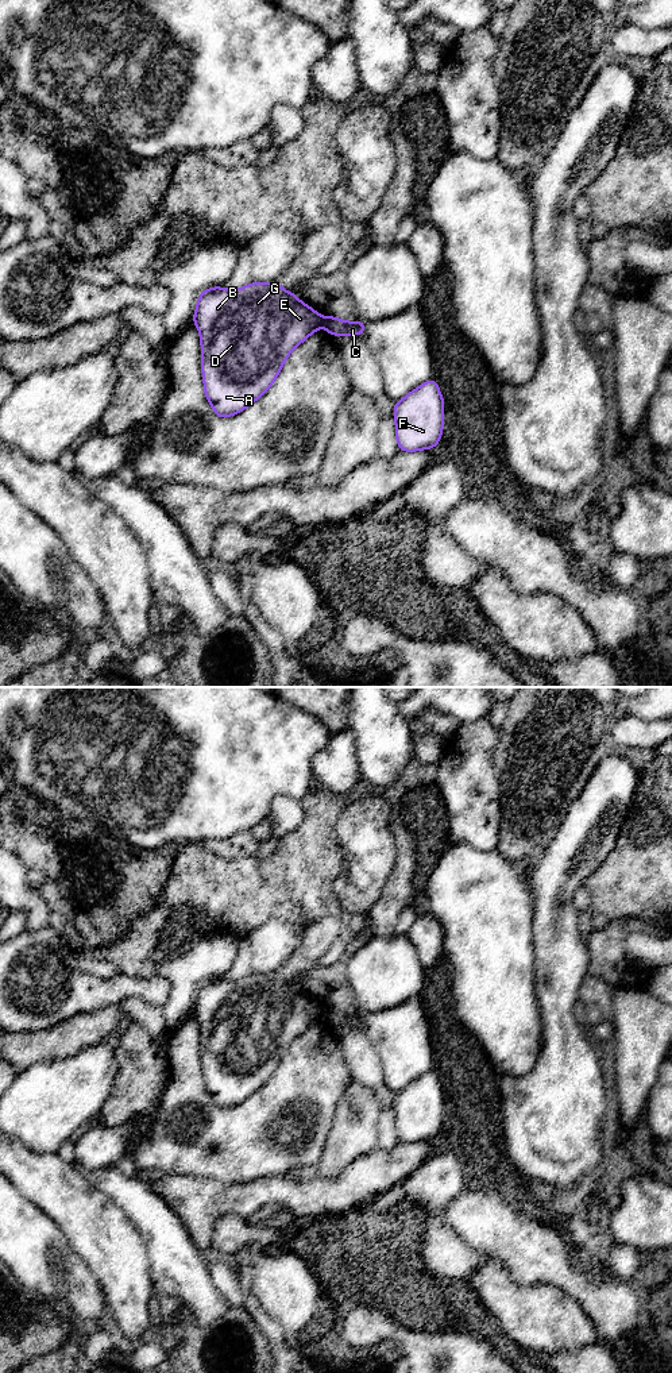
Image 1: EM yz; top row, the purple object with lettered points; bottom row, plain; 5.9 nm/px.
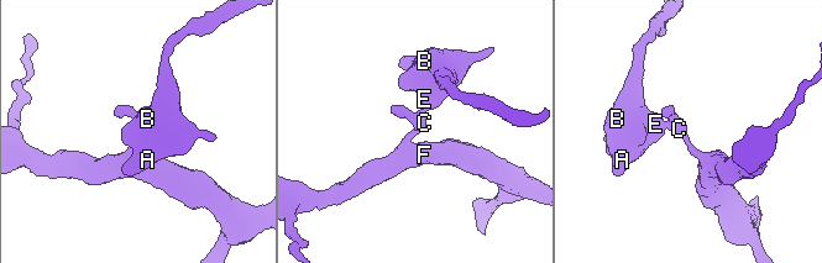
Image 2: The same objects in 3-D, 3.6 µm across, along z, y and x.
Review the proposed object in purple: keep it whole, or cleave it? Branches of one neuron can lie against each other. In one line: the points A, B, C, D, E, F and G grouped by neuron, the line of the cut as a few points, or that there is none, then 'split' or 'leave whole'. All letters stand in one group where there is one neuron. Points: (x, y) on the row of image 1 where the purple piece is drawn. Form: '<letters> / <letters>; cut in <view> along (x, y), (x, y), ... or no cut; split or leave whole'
A B D E G / C F; cut in yz along (323, 317), (324, 326); split

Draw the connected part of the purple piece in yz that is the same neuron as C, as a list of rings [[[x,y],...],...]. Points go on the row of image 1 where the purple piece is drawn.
[[[333,316],[324,317],[324,328],[336,336],[364,335],[364,321],[345,321]]]

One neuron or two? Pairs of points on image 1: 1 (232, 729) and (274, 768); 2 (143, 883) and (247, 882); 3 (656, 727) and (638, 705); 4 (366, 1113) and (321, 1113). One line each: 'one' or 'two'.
1: one
2: two
3: two
4: two

